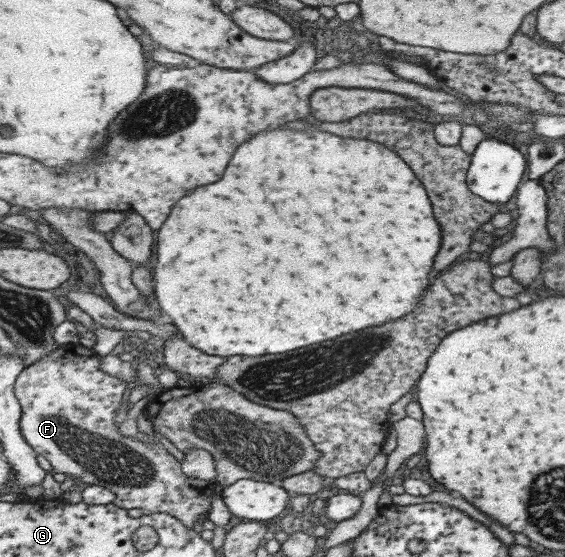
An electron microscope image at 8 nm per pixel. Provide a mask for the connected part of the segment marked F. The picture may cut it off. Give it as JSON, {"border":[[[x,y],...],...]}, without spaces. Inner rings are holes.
{"border":[[[72,343],[65,345],[62,344],[56,352],[52,352],[49,356],[46,356],[45,360],[38,361],[36,365],[25,367],[25,372],[22,372],[21,377],[18,377],[16,393],[18,400],[21,402],[23,407],[21,427],[22,434],[24,434],[26,437],[26,442],[32,445],[38,454],[42,455],[49,461],[55,472],[63,473],[70,477],[78,477],[82,479],[82,481],[91,485],[100,484],[101,486],[110,488],[112,491],[114,491],[114,493],[116,493],[116,495],[118,495],[118,498],[116,498],[114,501],[114,504],[117,507],[126,510],[140,509],[147,513],[169,513],[170,515],[180,519],[180,521],[185,522],[189,528],[194,527],[194,525],[196,525],[196,521],[200,521],[200,519],[202,519],[204,515],[208,515],[210,509],[212,509],[212,495],[214,495],[214,489],[216,489],[216,485],[218,485],[218,483],[216,480],[208,481],[188,477],[185,474],[182,464],[178,462],[178,459],[176,459],[174,455],[166,452],[162,446],[154,443],[152,443],[152,446],[148,446],[148,444],[138,441],[138,439],[135,439],[135,437],[124,437],[124,435],[120,433],[120,427],[118,427],[119,425],[116,425],[116,415],[118,415],[120,407],[124,405],[124,397],[126,397],[126,391],[128,391],[129,387],[124,381],[122,381],[121,378],[113,377],[112,375],[105,373],[105,371],[101,369],[101,364],[102,357],[97,353],[96,350],[93,348],[84,347],[79,343]]]}

